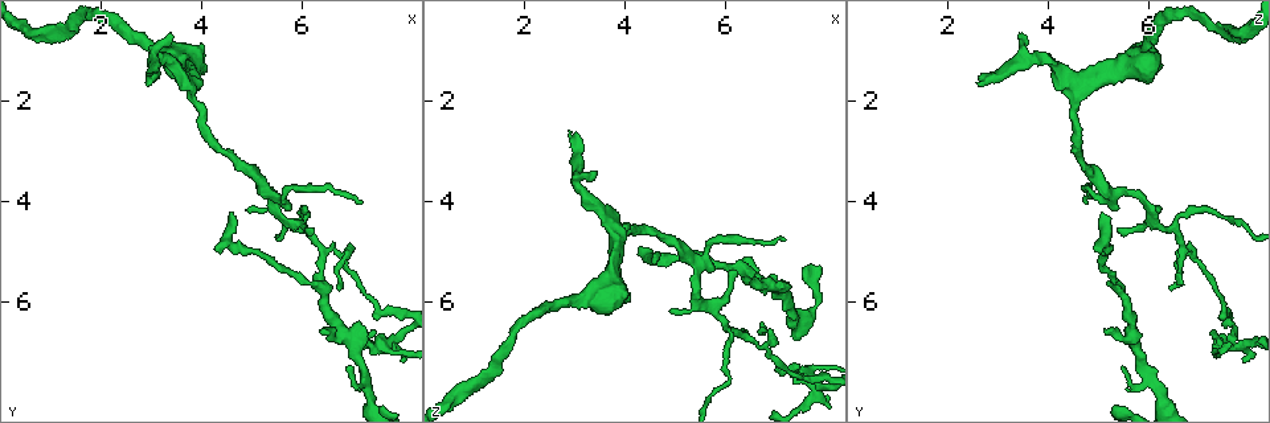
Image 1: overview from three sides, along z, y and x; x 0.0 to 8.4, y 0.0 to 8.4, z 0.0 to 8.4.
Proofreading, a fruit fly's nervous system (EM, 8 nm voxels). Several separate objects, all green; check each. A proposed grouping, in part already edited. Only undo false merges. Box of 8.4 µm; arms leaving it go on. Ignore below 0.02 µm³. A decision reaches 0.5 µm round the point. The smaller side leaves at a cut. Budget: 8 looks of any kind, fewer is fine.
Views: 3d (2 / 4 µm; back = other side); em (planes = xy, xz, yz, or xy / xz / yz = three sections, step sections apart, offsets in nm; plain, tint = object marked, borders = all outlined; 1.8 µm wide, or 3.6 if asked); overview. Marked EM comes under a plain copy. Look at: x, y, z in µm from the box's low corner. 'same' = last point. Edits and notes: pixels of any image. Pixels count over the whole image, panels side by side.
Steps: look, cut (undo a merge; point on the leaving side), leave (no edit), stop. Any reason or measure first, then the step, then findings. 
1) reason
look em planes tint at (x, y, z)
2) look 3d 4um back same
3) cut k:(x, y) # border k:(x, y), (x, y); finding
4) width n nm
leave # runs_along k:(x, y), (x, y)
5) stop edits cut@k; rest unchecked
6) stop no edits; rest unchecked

abrupt turn
look em yz step 4 tint at (4.65, 4.90, 5.10)

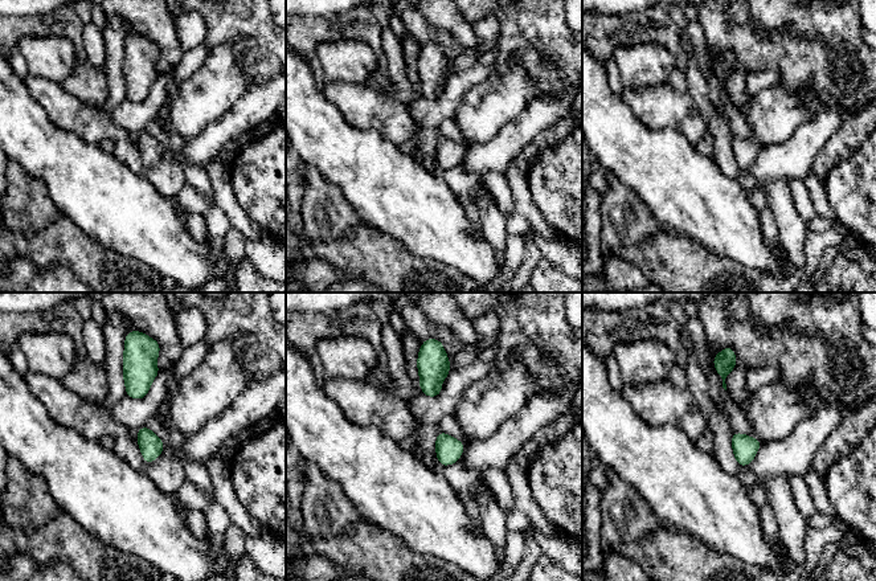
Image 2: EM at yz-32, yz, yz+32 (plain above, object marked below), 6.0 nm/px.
leave # one cell here

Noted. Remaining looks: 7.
calibre changes
look 3d 4um at (3.35, 1.00, 5.95)

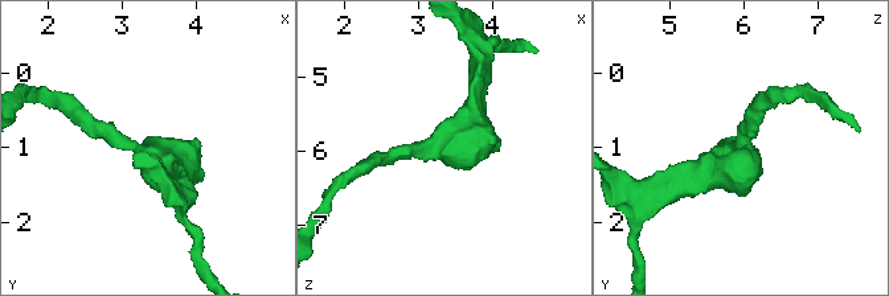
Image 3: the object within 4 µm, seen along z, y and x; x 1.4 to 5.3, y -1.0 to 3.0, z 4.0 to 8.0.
arm_widths 200, 300 nm; now the EM
look em 3.6um yz step 16 tint at (3.30, 1.00, 5.95)

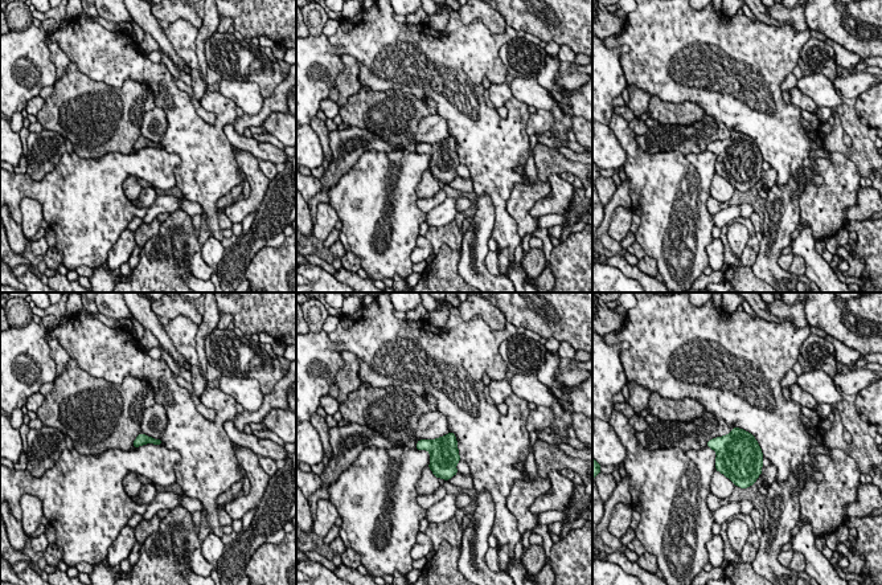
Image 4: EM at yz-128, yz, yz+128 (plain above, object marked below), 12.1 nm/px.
leave # one cell here

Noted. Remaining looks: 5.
three-way junction
look 3d 4um back at (6.00, 4.55, 6.55)

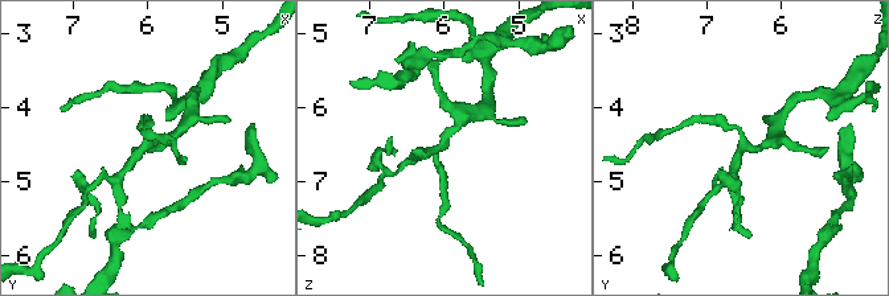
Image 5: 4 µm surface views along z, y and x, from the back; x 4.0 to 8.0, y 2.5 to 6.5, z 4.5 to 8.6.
shape alone is not enough
look em planes tint at (6.00, 4.55, 6.55)

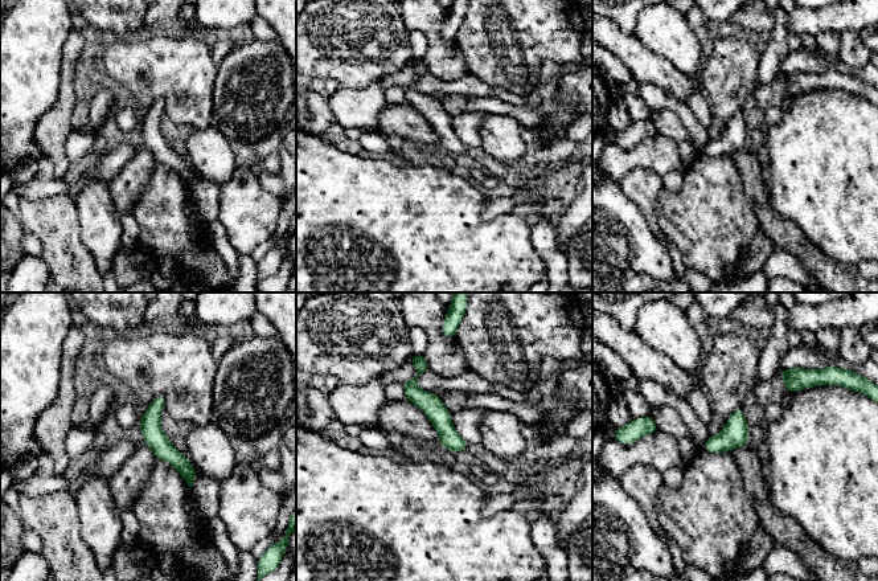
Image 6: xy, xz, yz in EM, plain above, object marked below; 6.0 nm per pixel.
leave # runs_along 6:(421, 365), (414, 391), (463, 446); all the same cell

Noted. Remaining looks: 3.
stop no edits; rest unchecked

